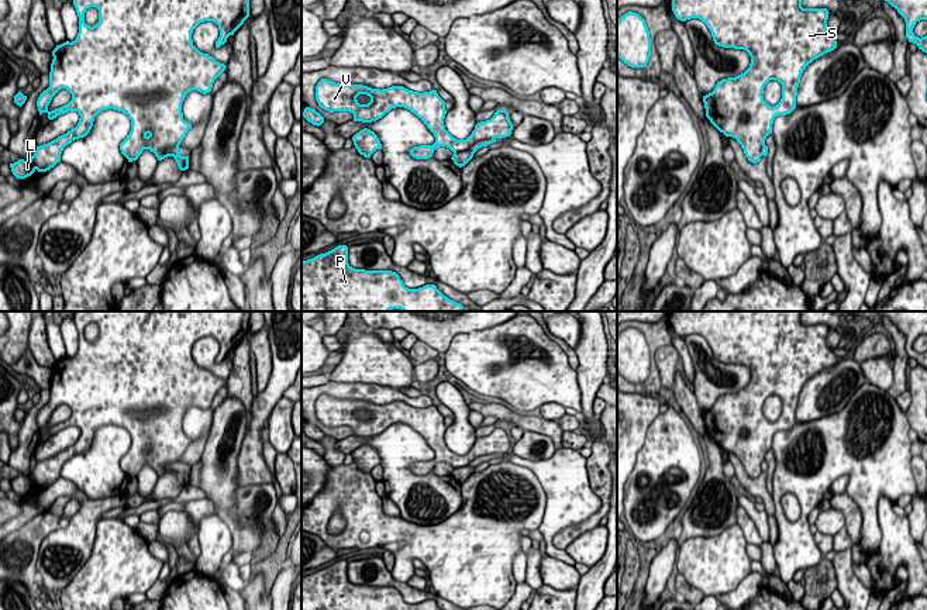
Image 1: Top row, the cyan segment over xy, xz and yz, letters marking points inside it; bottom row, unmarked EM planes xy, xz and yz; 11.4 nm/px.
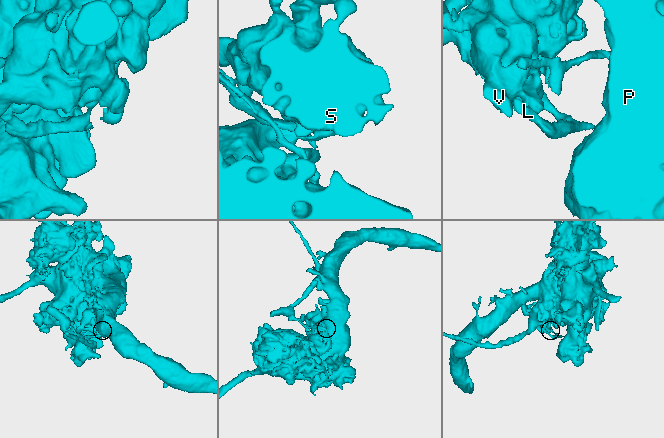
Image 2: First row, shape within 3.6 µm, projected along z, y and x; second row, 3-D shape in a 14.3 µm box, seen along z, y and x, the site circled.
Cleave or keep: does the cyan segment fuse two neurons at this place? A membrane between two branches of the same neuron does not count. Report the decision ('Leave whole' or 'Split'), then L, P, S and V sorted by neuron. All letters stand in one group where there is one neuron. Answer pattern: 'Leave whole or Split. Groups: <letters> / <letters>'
Split. Groups: L / P S V

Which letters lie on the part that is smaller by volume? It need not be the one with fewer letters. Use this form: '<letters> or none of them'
L

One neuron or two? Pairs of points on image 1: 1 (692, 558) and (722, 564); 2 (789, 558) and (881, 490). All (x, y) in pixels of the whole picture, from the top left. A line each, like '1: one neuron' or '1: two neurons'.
1: one neuron
2: one neuron

